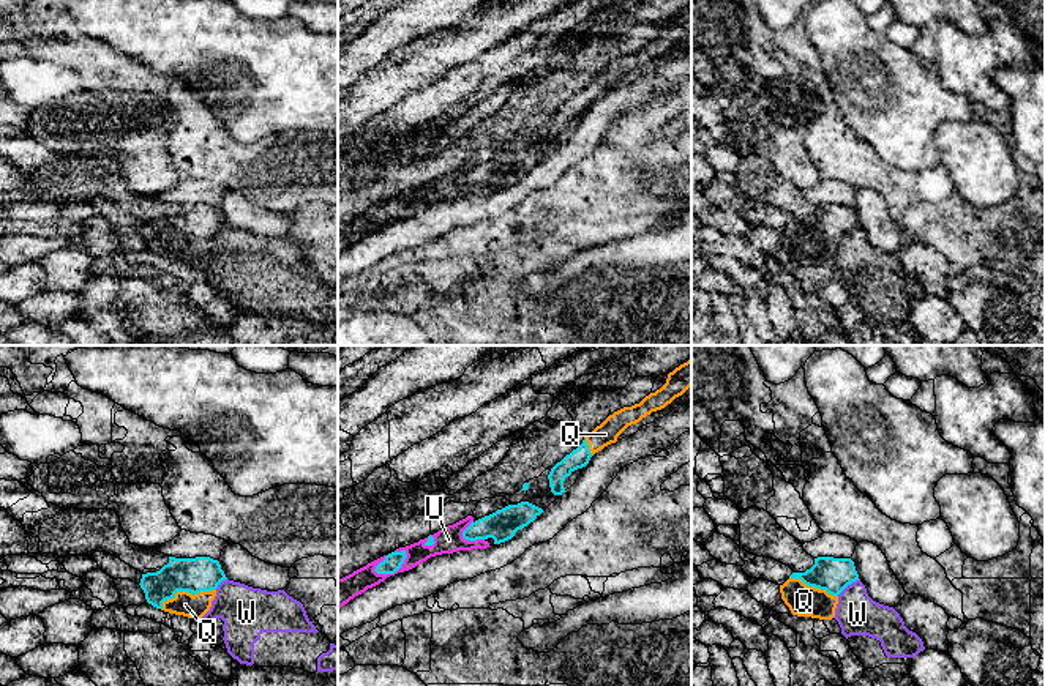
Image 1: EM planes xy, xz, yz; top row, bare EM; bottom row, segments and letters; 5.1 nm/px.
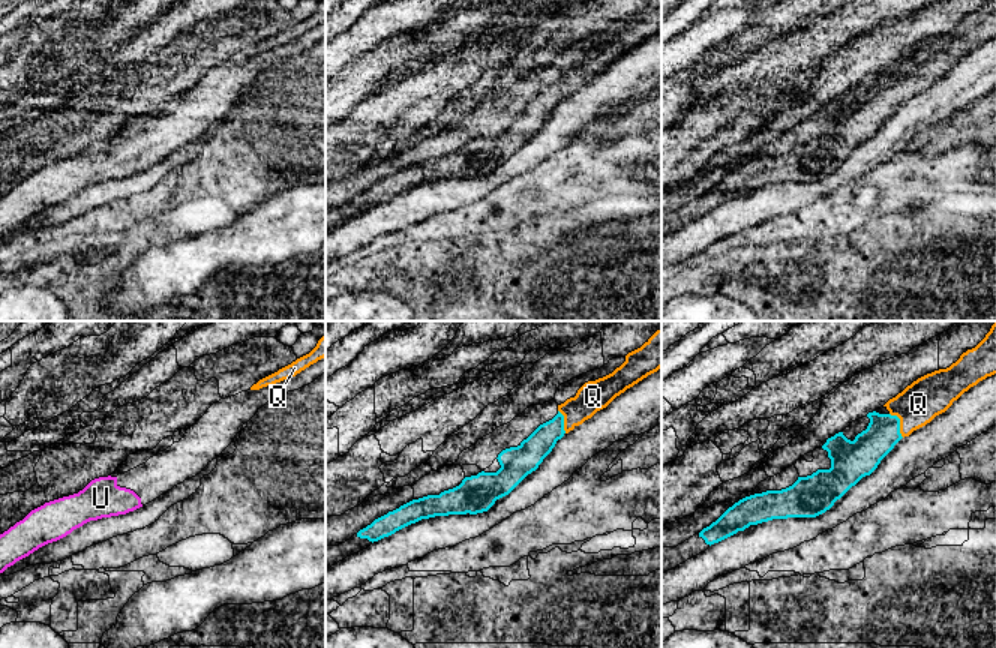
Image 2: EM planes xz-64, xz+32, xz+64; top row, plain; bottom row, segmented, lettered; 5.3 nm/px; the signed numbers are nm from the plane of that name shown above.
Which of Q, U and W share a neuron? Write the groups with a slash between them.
Q / U / W

